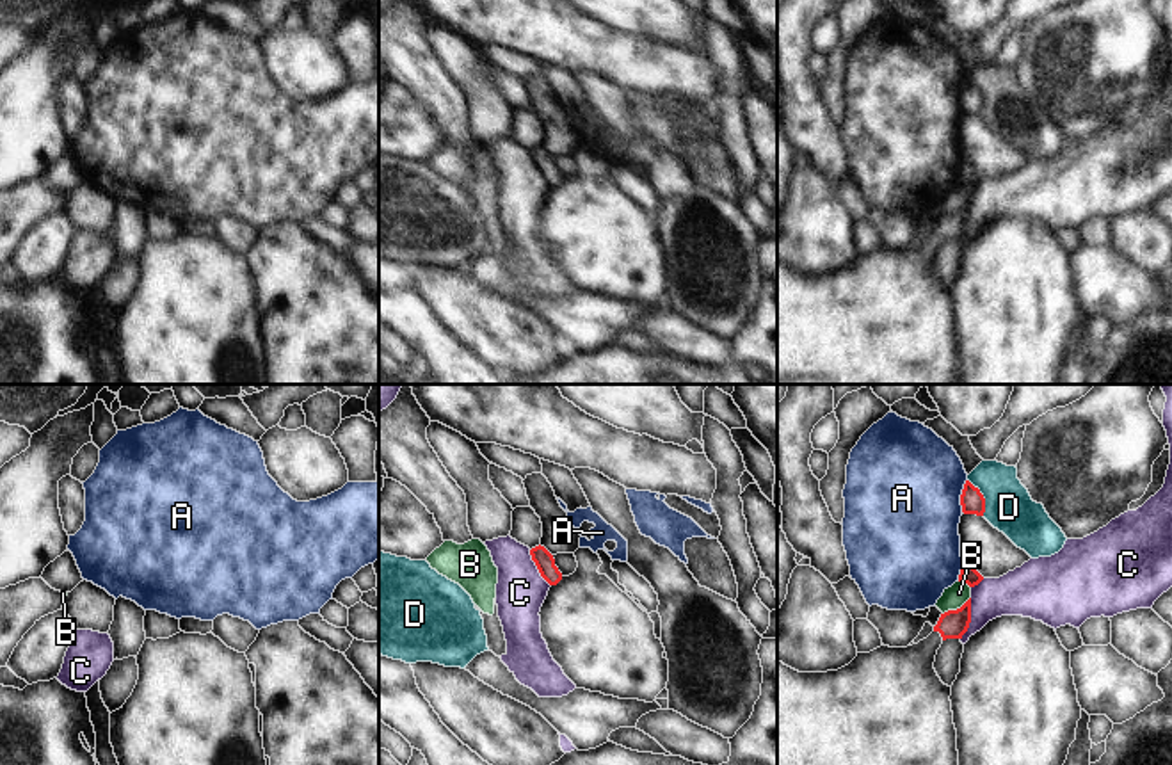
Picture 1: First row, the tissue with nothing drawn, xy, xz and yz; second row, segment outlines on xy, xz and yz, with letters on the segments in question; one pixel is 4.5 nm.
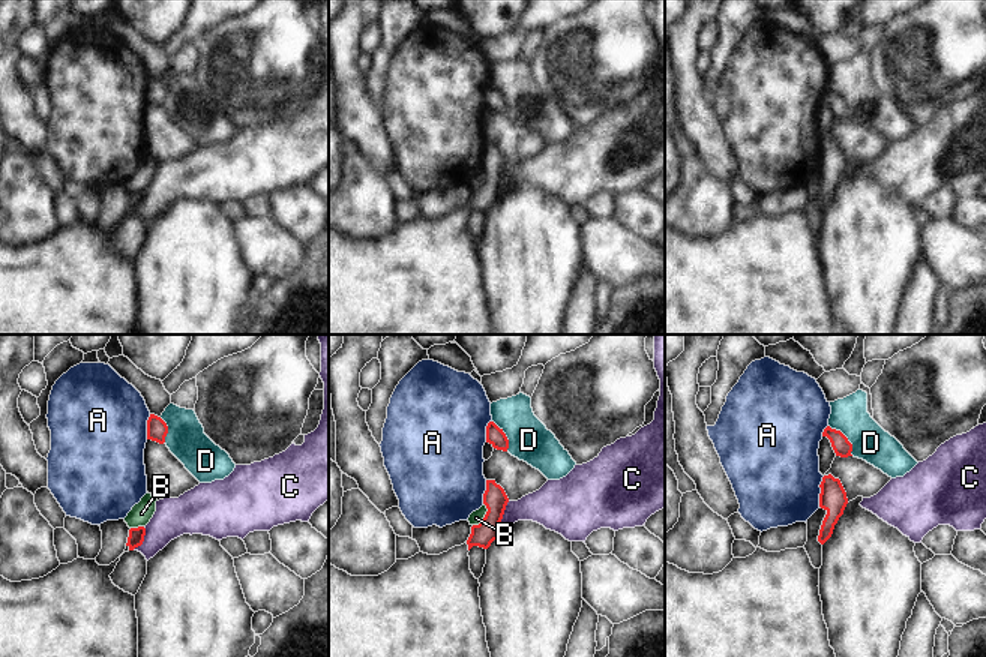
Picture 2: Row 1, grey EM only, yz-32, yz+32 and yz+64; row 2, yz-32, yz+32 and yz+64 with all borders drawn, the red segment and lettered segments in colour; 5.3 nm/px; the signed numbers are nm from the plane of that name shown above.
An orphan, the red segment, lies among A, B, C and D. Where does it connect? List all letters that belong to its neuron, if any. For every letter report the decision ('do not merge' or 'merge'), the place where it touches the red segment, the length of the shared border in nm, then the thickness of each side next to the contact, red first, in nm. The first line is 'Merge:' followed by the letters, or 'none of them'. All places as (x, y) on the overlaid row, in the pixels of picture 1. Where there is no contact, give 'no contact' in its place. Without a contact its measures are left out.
Merge: none of them
A: do not merge | yz (961, 495) | 150 nm | 110/500 nm
B: do not merge | yz (957, 609) | 150 nm | 130/100 nm
C: do not merge | yz (970, 620) | 200 nm | 130/200 nm
D: do not merge | yz (982, 497) | 180 nm | 110/220 nm

